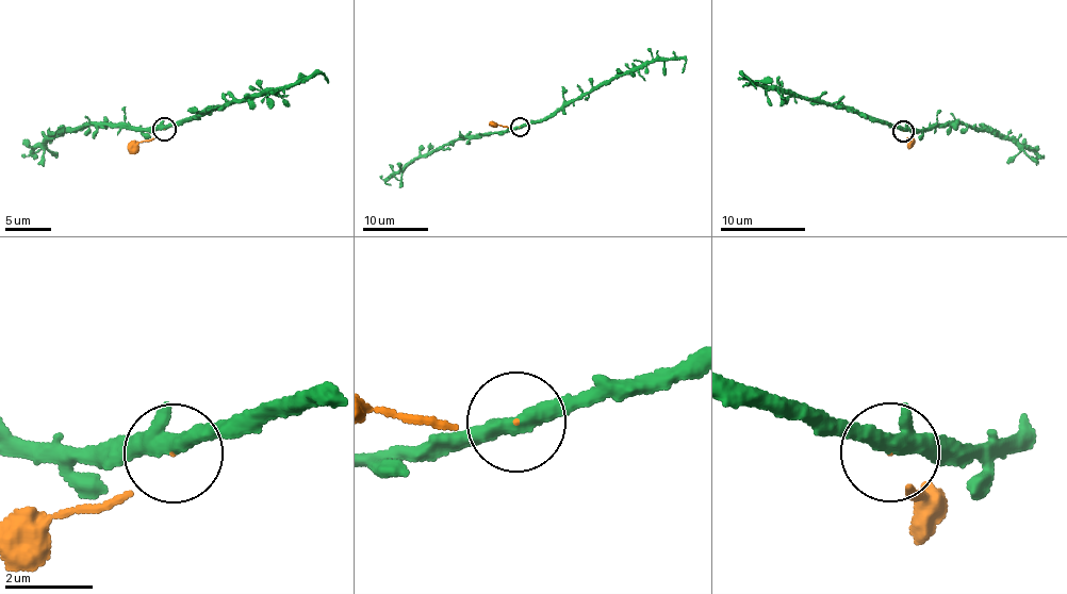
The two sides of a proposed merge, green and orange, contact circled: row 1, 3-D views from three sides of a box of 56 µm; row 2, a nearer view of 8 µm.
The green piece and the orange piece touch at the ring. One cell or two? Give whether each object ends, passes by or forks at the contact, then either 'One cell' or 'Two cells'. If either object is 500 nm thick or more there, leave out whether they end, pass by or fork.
At the ring green passes by. At the ring orange ends. Two cells

